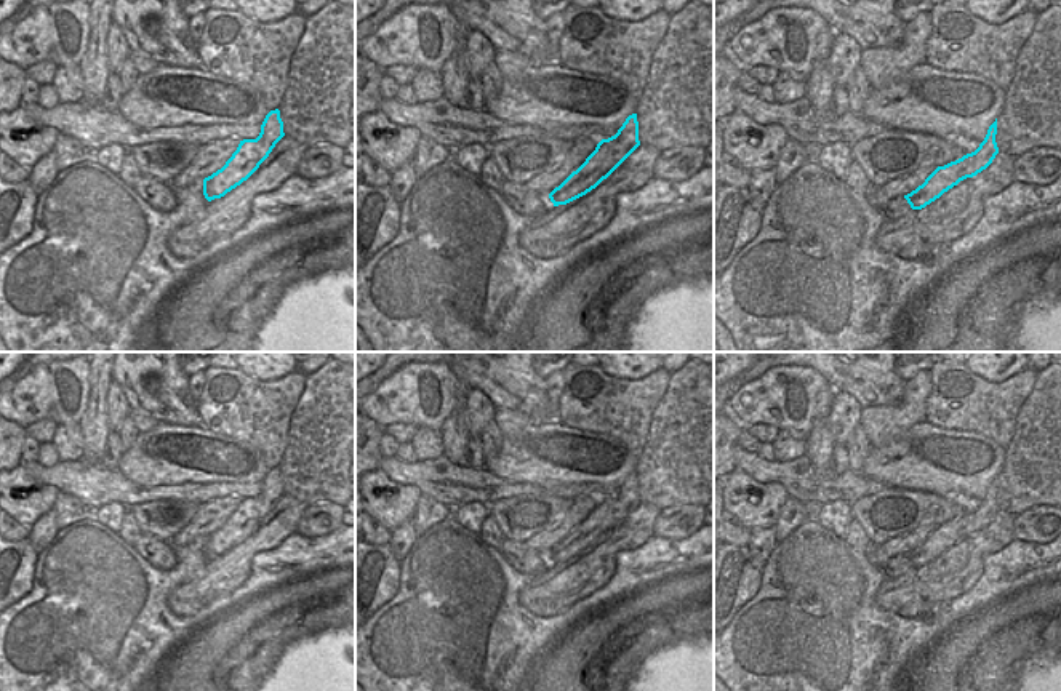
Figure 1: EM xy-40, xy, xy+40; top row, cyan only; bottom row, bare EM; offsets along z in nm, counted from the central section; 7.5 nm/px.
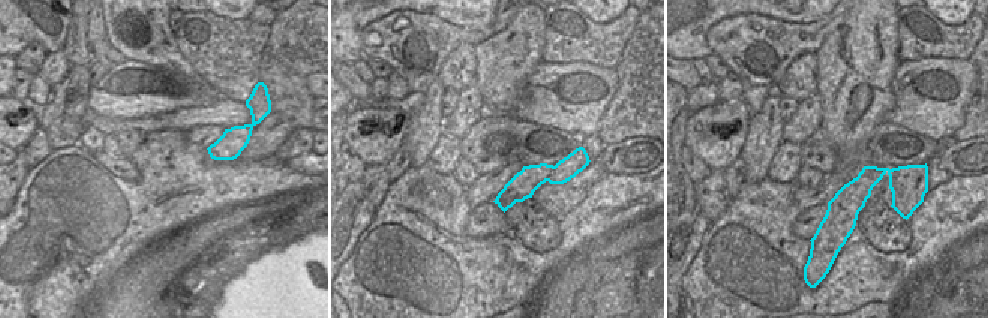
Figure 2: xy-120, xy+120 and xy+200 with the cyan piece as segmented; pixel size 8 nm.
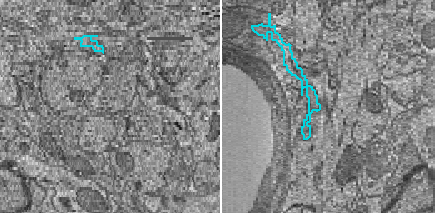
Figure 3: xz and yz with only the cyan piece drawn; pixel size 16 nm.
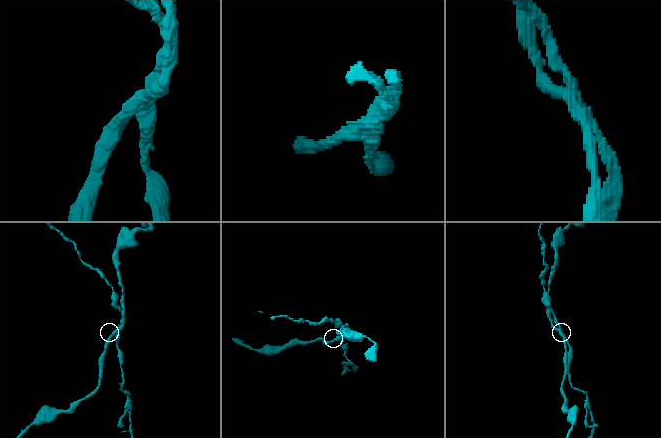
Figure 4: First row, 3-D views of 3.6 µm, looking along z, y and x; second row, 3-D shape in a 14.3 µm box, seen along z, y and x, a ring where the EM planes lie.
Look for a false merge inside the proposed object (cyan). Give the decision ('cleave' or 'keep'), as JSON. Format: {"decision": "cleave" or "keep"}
{"decision": "cleave"}

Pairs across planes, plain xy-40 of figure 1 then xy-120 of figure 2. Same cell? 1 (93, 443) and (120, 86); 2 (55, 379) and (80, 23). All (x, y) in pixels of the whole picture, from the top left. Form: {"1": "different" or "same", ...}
{"1": "different", "2": "different"}

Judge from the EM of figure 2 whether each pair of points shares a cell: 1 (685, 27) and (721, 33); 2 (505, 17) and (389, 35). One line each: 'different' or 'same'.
1: different
2: same

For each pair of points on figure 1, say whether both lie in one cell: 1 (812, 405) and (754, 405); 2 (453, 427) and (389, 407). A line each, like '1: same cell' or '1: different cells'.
1: same cell
2: different cells

